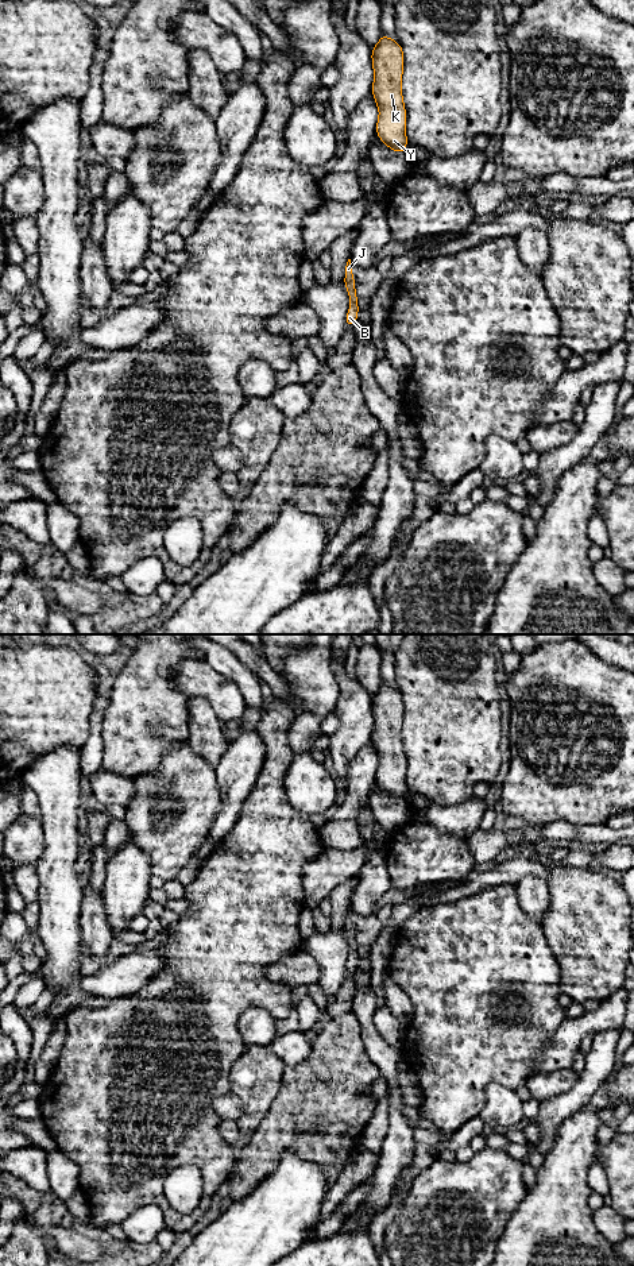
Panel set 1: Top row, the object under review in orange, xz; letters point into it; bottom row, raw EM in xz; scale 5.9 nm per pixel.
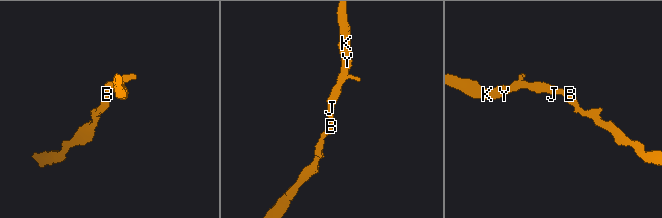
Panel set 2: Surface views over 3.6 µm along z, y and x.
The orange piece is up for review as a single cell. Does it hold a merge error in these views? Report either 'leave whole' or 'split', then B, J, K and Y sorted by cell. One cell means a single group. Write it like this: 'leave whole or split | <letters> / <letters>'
leave whole | B J K Y

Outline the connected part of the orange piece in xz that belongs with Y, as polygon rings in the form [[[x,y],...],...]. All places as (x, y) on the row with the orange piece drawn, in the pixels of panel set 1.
[[[380,35],[371,50],[374,82],[371,93],[379,109],[376,121],[378,138],[393,151],[406,153],[406,108],[402,96],[403,49]]]

